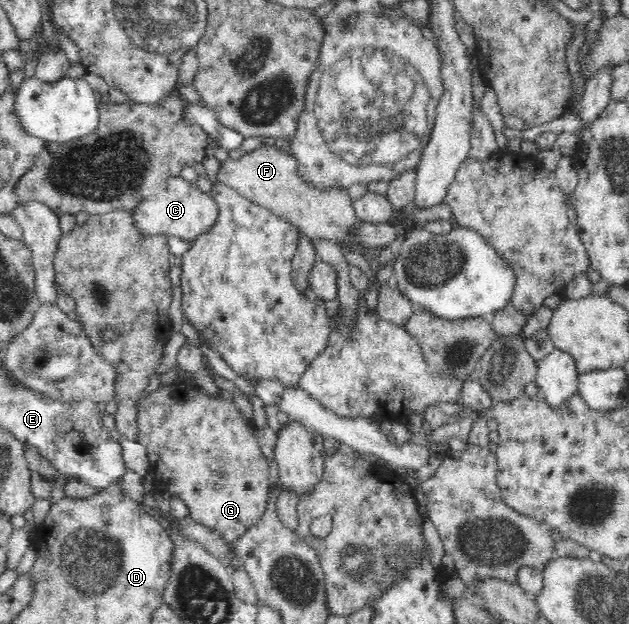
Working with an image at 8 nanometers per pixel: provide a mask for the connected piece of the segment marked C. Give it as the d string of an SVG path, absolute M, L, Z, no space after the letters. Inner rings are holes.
M180 176L172 177L167 182L167 187L158 192L155 196L144 199L140 205L135 206L133 217L136 219L138 230L144 235L173 236L180 240L192 242L196 237L208 233L212 227L216 227L216 221L220 210L218 204L209 193L202 193L196 183L185 181Z

